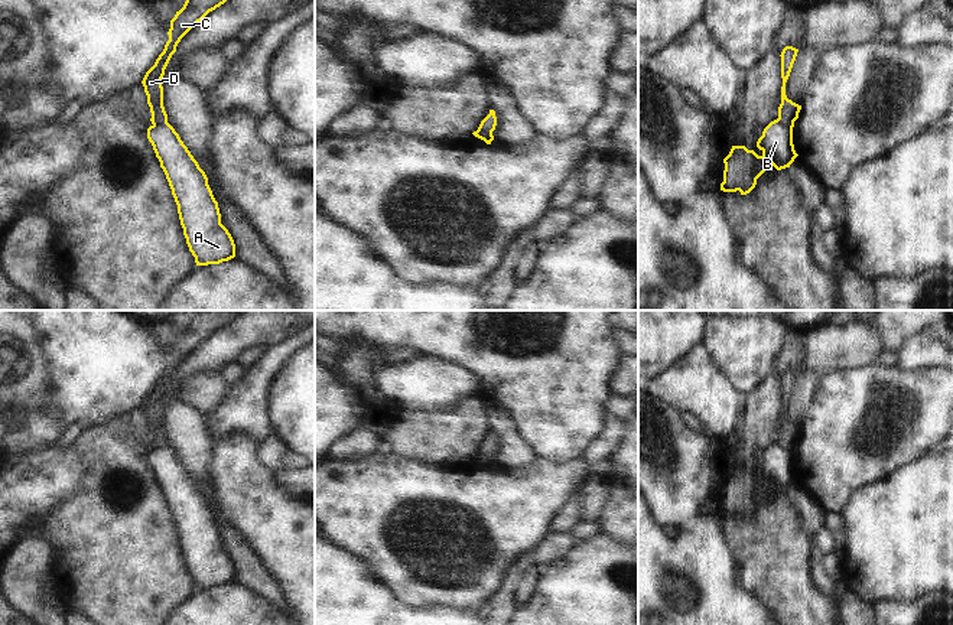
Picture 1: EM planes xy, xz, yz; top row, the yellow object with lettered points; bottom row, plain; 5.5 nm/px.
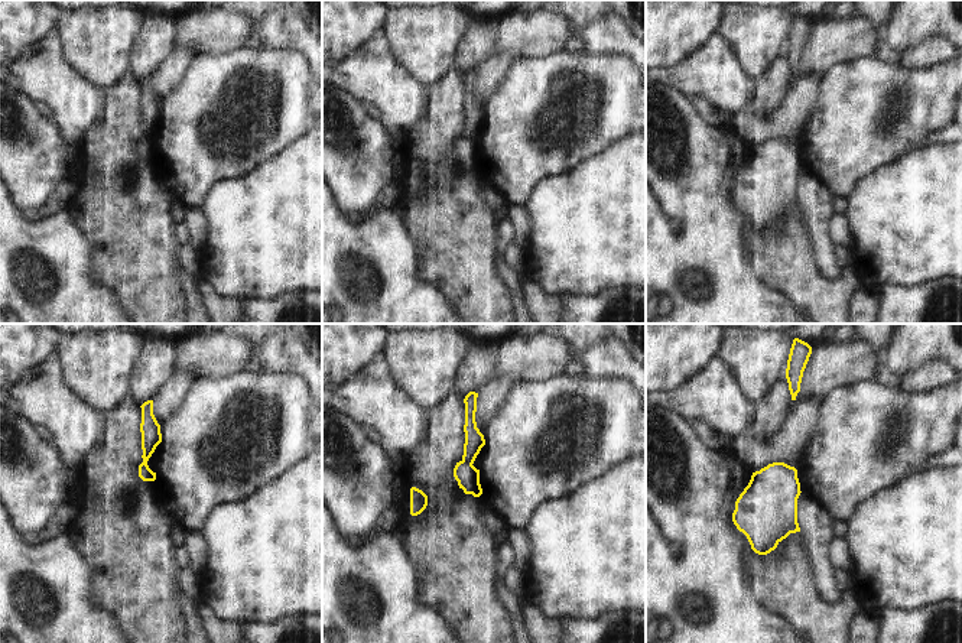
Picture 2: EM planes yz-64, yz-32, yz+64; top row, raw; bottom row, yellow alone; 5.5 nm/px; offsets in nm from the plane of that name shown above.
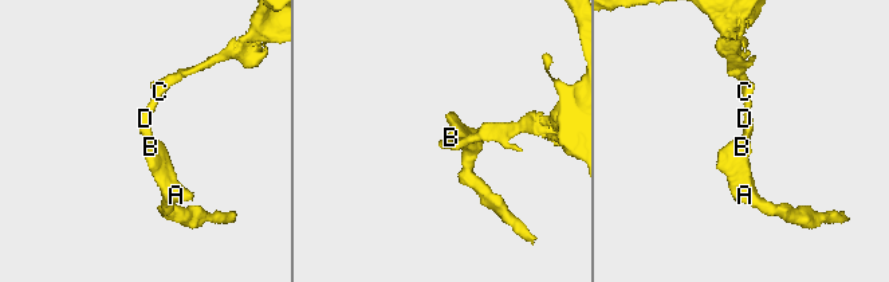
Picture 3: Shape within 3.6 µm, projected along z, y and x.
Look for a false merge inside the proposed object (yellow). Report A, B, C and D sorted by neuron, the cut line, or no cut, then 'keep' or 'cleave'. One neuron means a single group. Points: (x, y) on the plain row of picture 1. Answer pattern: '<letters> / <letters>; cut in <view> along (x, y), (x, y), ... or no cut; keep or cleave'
A B / C D; cut in yz along (777, 442), (792, 452); cleave

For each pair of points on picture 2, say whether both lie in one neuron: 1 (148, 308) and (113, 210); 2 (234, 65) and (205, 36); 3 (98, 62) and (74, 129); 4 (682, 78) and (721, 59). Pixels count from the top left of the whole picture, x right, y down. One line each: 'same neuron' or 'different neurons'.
1: same neuron
2: different neurons
3: different neurons
4: same neuron

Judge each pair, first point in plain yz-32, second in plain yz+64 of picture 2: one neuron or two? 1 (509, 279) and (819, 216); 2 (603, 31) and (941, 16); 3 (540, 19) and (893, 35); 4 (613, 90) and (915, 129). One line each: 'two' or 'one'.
1: one
2: two
3: two
4: one

